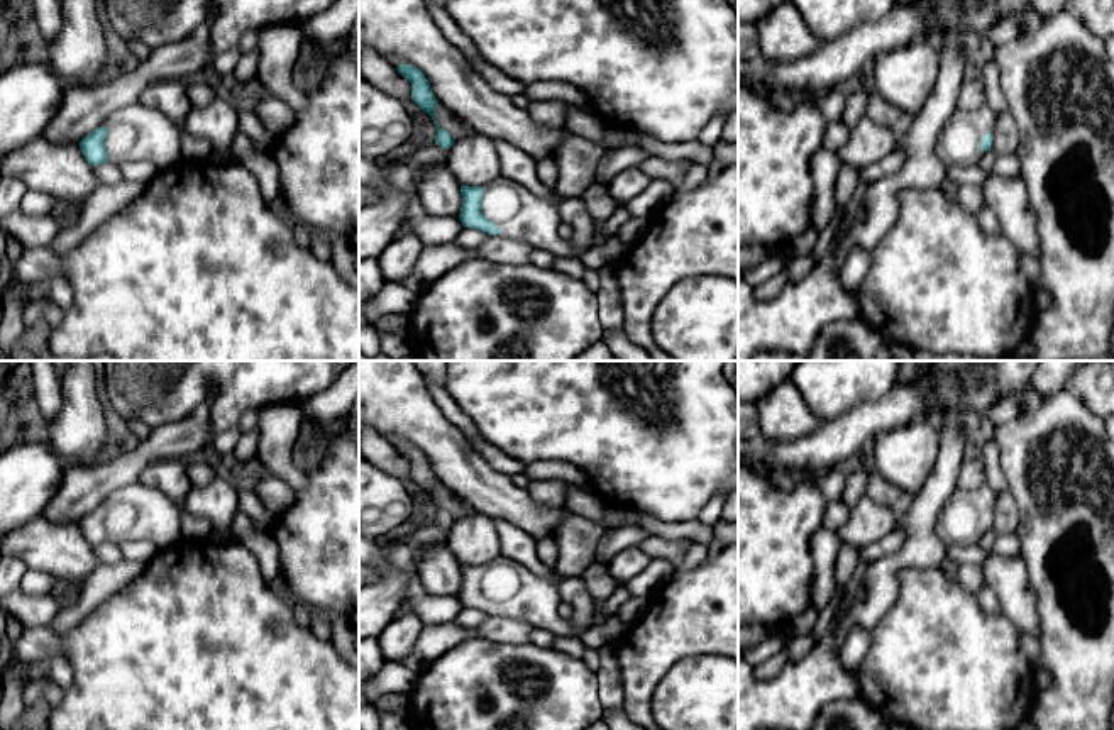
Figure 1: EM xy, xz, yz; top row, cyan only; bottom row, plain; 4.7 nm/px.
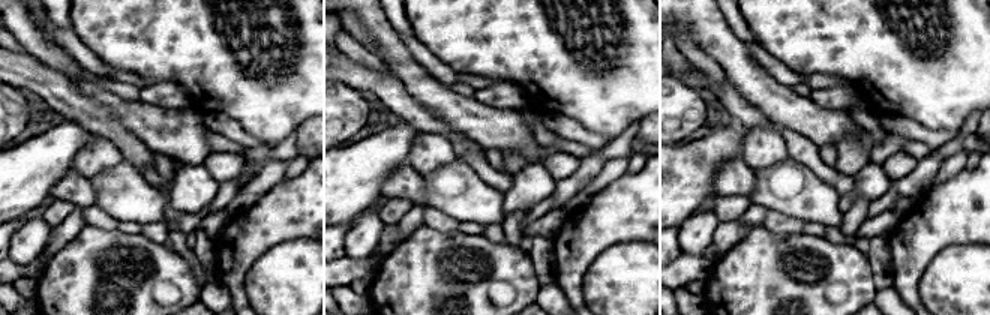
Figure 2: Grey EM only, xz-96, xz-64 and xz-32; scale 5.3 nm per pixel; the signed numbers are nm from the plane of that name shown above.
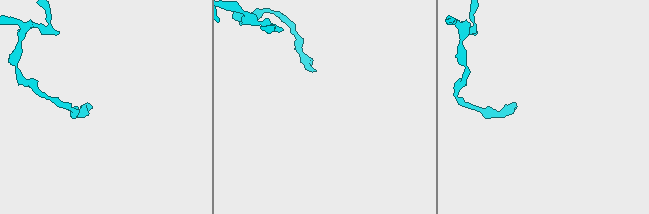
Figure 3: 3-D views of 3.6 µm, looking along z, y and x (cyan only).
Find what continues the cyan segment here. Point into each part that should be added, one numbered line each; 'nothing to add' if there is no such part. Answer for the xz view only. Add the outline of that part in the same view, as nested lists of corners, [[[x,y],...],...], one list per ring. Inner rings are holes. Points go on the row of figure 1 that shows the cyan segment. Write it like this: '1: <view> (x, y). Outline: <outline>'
1: xz (518, 214). Outline: [[[499,176],[483,185],[483,215],[491,220],[506,239],[516,239],[533,249],[557,257],[571,257],[574,249],[559,237],[562,224],[554,196],[537,196],[523,185]]]

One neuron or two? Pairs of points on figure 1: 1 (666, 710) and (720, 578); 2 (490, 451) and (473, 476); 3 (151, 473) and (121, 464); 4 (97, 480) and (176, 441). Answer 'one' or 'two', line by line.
1: two
2: two
3: two
4: one

